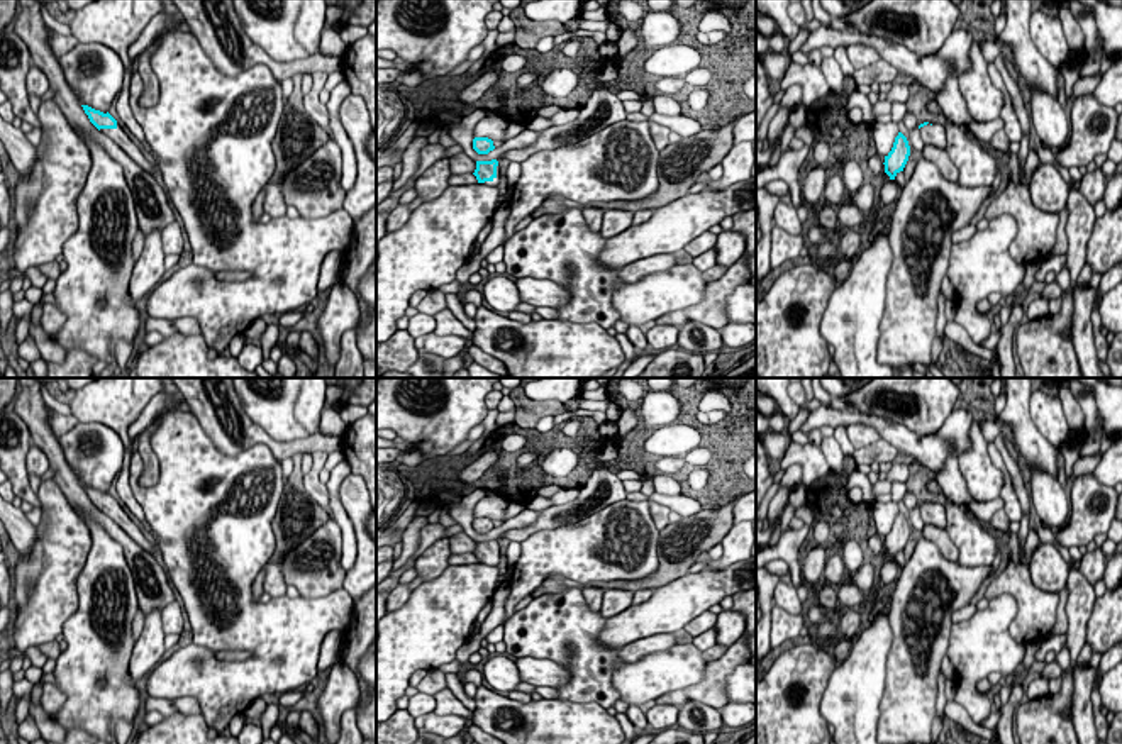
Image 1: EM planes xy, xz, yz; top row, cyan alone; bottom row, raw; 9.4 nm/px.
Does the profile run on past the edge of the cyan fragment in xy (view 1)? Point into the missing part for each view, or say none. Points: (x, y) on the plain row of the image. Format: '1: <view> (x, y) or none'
1: xy (117, 516)

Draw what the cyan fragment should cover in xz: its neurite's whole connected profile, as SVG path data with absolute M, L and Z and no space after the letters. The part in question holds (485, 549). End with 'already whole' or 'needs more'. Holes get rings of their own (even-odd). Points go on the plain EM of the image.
M497 539L492 541L476 541L476 549L473 552L478 563L485 563L488 566L498 566L500 563L500 546Z; needs more

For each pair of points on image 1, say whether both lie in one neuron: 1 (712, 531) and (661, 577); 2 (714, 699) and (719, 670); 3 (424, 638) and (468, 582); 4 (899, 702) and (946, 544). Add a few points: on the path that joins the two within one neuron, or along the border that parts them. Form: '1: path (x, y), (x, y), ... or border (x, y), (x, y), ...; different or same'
1: path (700, 538), (673, 565); same
2: path (714, 692), (714, 677); same
3: path (433, 624), (458, 595); same
4: border (921, 536), (956, 563); different

